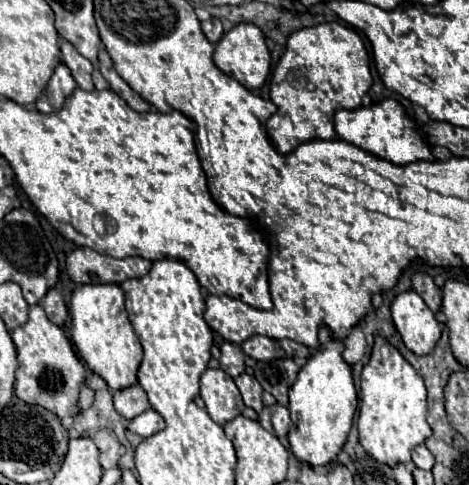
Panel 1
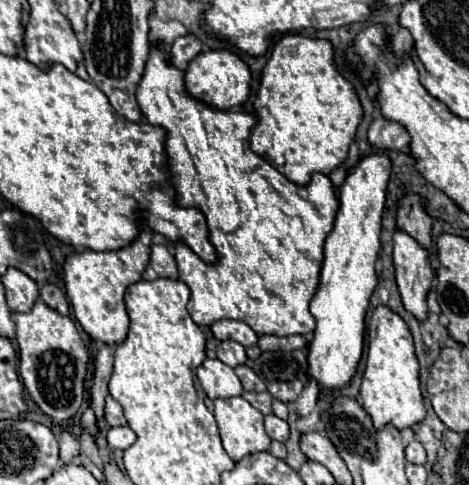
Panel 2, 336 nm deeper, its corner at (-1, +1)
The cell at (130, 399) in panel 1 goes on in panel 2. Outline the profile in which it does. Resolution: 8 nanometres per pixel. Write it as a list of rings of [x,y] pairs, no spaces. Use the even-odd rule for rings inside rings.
[[[106,397],[106,423],[110,427],[116,427],[116,425],[126,425],[126,417],[124,417],[124,411],[122,411],[122,405],[114,399],[114,397]]]

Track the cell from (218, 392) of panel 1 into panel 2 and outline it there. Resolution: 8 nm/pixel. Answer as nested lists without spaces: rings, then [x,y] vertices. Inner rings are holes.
[[[206,359],[198,371],[198,381],[204,389],[204,393],[214,399],[230,399],[236,395],[242,395],[242,383],[236,377],[234,369],[224,365],[220,359]]]

